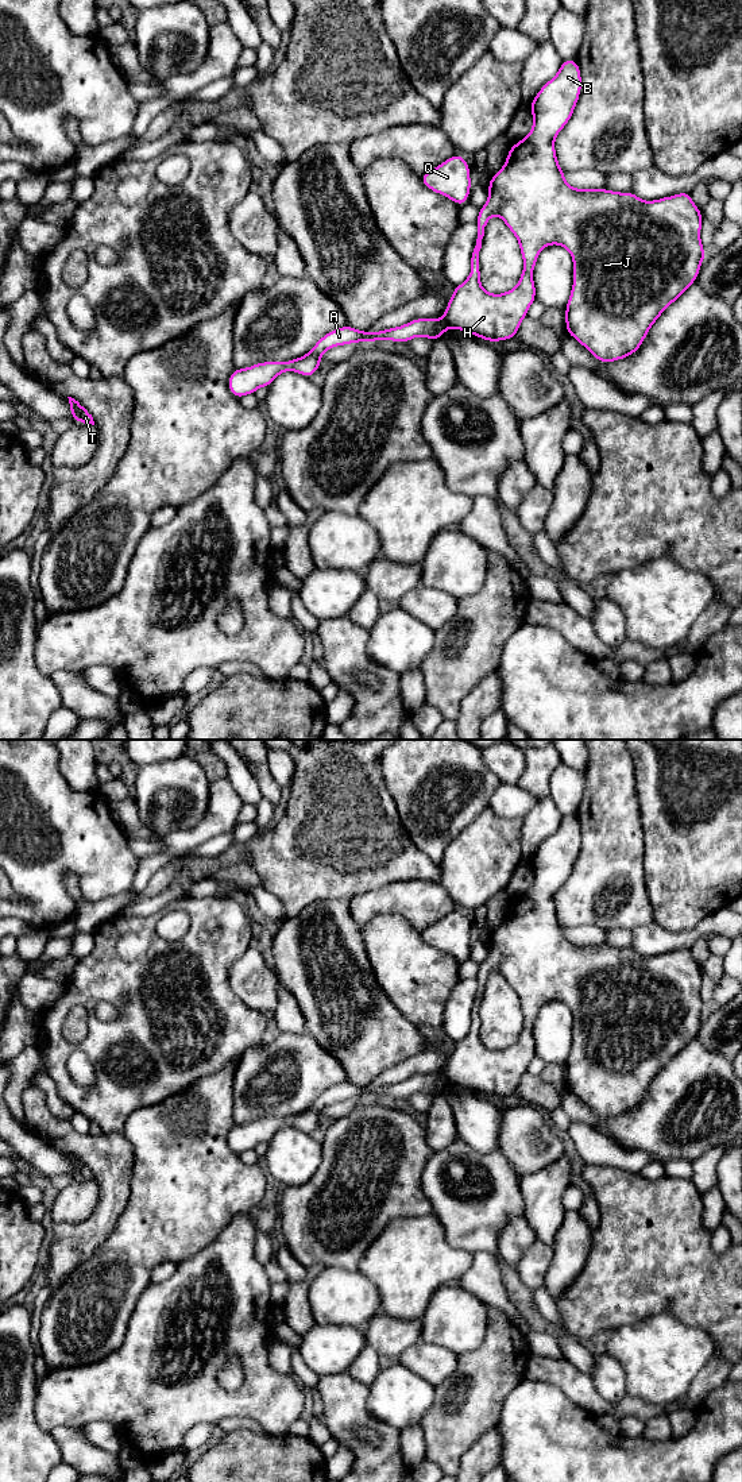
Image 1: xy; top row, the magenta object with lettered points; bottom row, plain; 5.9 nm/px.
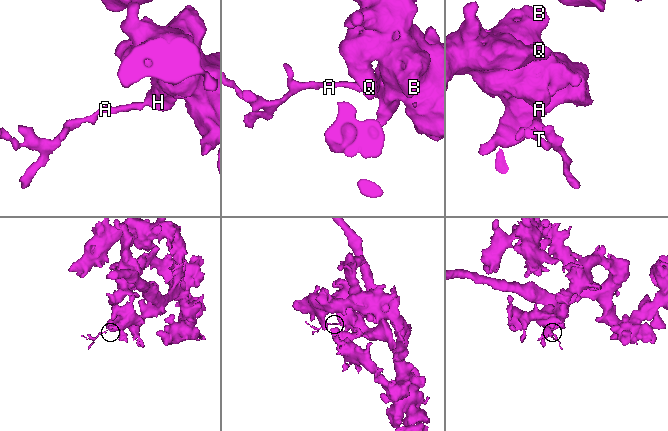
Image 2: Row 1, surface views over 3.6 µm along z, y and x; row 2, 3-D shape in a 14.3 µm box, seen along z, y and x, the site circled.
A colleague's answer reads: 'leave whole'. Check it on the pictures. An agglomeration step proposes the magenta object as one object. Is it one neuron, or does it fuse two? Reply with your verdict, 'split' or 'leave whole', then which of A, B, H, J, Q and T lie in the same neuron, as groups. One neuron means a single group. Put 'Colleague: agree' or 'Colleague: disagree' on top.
Colleague: disagree
split | A T / B H J Q

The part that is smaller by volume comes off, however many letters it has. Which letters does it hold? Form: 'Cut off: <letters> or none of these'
Cut off: A, T

